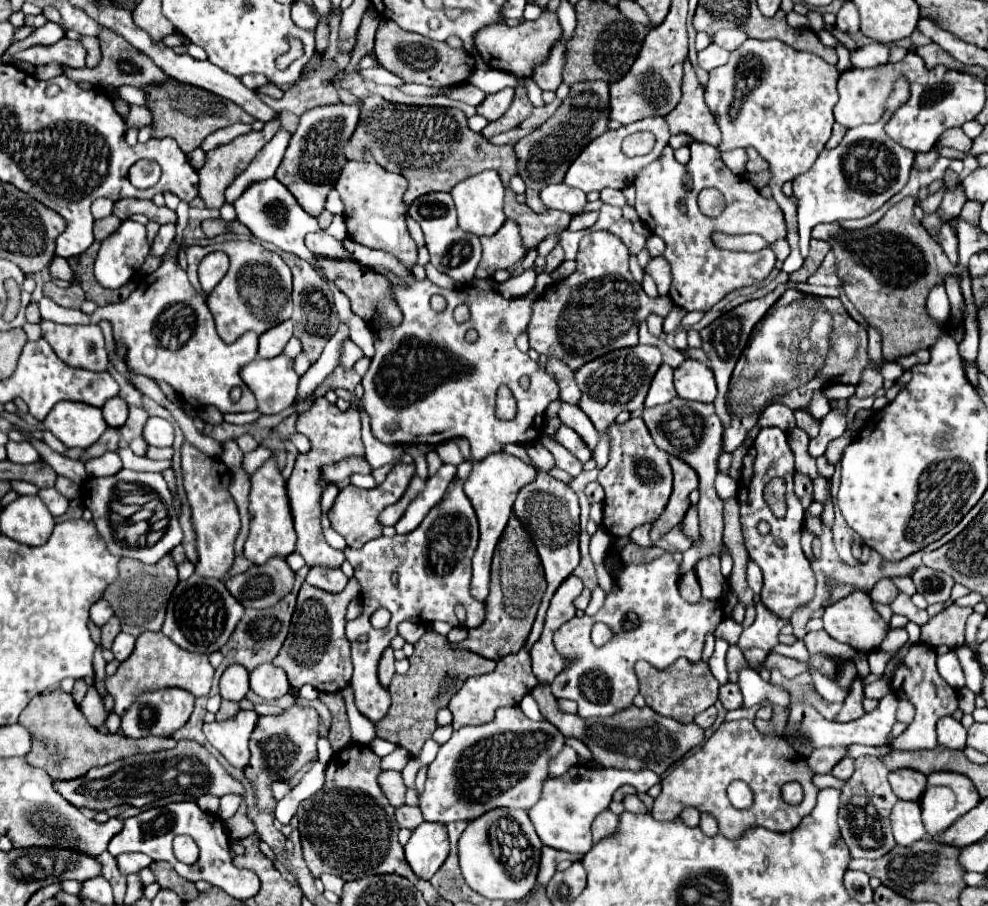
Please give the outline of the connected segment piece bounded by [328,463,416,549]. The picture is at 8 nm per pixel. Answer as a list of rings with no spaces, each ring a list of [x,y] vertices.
[[[400,463],[400,465],[394,465],[394,469],[388,473],[386,481],[382,485],[378,485],[378,489],[370,489],[370,491],[364,491],[364,489],[358,489],[354,485],[348,485],[344,489],[340,489],[332,509],[328,511],[328,519],[330,519],[330,525],[334,531],[338,531],[344,539],[346,539],[346,545],[352,547],[352,549],[360,549],[366,541],[370,539],[376,539],[382,535],[382,525],[378,523],[378,515],[392,503],[396,503],[410,479],[416,475],[416,469],[414,465],[406,465],[406,463]]]

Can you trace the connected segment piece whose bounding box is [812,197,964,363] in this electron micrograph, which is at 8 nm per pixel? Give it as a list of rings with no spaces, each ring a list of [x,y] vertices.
[[[906,197],[890,207],[878,223],[866,229],[848,231],[838,223],[822,223],[812,231],[814,239],[830,243],[842,289],[864,319],[880,329],[884,337],[882,355],[890,363],[918,349],[930,349],[930,345],[940,339],[942,323],[938,325],[938,321],[928,315],[926,297],[930,289],[944,283],[948,275],[960,281],[964,273],[964,267],[952,265],[942,247],[914,219],[914,205],[916,201]]]

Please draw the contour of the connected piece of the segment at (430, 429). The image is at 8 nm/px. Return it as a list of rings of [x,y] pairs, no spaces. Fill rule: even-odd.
[[[344,239],[342,245],[358,263],[388,267],[398,277],[402,277],[404,281],[410,281],[408,289],[394,287],[394,297],[396,297],[402,313],[404,313],[404,321],[398,327],[382,329],[376,335],[376,355],[370,363],[368,373],[362,377],[362,387],[364,387],[362,401],[364,401],[364,409],[372,417],[372,433],[378,441],[382,441],[386,445],[410,445],[412,441],[424,443],[424,445],[438,445],[442,441],[464,437],[470,441],[472,457],[482,459],[490,453],[502,451],[508,443],[526,445],[526,443],[536,441],[542,435],[544,411],[552,401],[556,401],[560,397],[558,395],[558,383],[546,371],[546,365],[540,365],[538,361],[532,361],[526,353],[520,353],[520,349],[514,343],[516,337],[522,331],[526,331],[526,325],[530,321],[530,305],[536,299],[534,291],[530,291],[528,295],[518,297],[518,299],[504,299],[498,291],[478,291],[474,287],[464,287],[460,291],[448,291],[448,289],[436,287],[428,279],[418,281],[414,275],[406,273],[402,269],[402,265],[398,265],[396,259],[390,257],[388,253],[368,249],[368,247],[358,245],[356,241],[350,241],[350,239]],[[432,295],[442,295],[448,301],[446,311],[442,311],[442,313],[432,311],[432,307],[430,307]],[[460,303],[466,303],[470,307],[470,313],[472,313],[470,321],[466,321],[462,325],[456,323],[452,317],[454,307],[458,307]],[[468,329],[478,329],[480,339],[476,343],[466,341]],[[522,377],[530,379],[528,389],[520,387],[518,381]],[[500,385],[508,385],[512,389],[516,401],[518,401],[518,417],[514,421],[498,421],[496,419],[496,413],[494,413],[496,403],[494,401],[496,401],[496,391]],[[394,421],[400,423],[400,429],[396,433],[388,433],[386,427]]]

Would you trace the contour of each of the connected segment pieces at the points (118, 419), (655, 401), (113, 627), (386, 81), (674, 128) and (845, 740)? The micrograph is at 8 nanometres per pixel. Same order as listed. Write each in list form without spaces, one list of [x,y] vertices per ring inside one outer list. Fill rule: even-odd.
[[[112,397],[102,407],[102,415],[104,415],[104,421],[108,423],[108,427],[120,429],[126,423],[126,419],[128,419],[128,405],[120,397]]]
[[[662,365],[658,369],[658,373],[652,379],[652,385],[650,385],[648,397],[644,401],[644,407],[662,405],[662,403],[668,403],[670,399],[676,397],[676,389],[674,389],[674,383],[672,383],[672,373],[674,373],[674,369],[668,367],[668,365]]]
[[[112,617],[104,627],[102,627],[102,647],[110,649],[114,637],[120,633],[120,625],[118,625],[118,617]]]
[[[383,67],[368,68],[361,70],[359,73],[364,78],[372,80],[377,84],[390,85],[395,87],[400,86],[400,85],[394,85],[394,80],[401,80],[401,79],[398,76],[394,75],[393,73],[384,69]]]
[[[688,57],[684,61],[682,99],[676,105],[676,109],[670,115],[666,115],[666,123],[672,135],[686,133],[694,141],[702,141],[714,147],[720,141],[720,129],[708,105],[704,103],[704,87],[700,85],[696,71],[692,69]]]
[[[888,693],[880,705],[872,711],[866,713],[864,717],[850,721],[850,723],[836,723],[836,721],[828,721],[824,719],[810,703],[806,701],[796,701],[792,707],[792,713],[788,717],[788,727],[798,727],[798,731],[806,737],[810,737],[814,747],[826,747],[826,745],[852,745],[852,743],[860,743],[860,745],[870,745],[870,747],[882,747],[882,745],[890,745],[892,743],[892,725],[896,719],[896,705],[898,699],[894,693]]]

